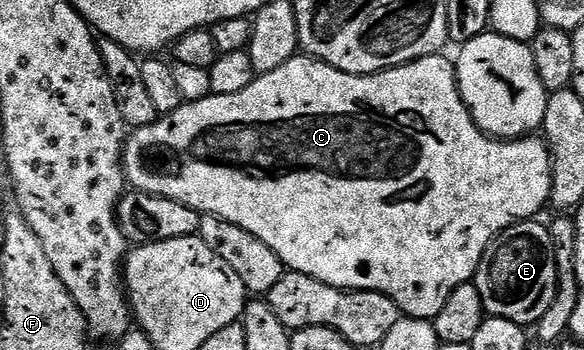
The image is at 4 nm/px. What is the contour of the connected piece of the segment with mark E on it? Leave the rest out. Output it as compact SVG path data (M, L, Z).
M532 218L522 224L514 224L496 236L495 241L485 250L479 268L475 271L474 284L481 294L484 313L488 317L505 318L514 324L524 326L538 325L539 319L553 306L553 298L557 294L557 262L555 247L551 241L551 229L546 223L538 224L538 219Z

